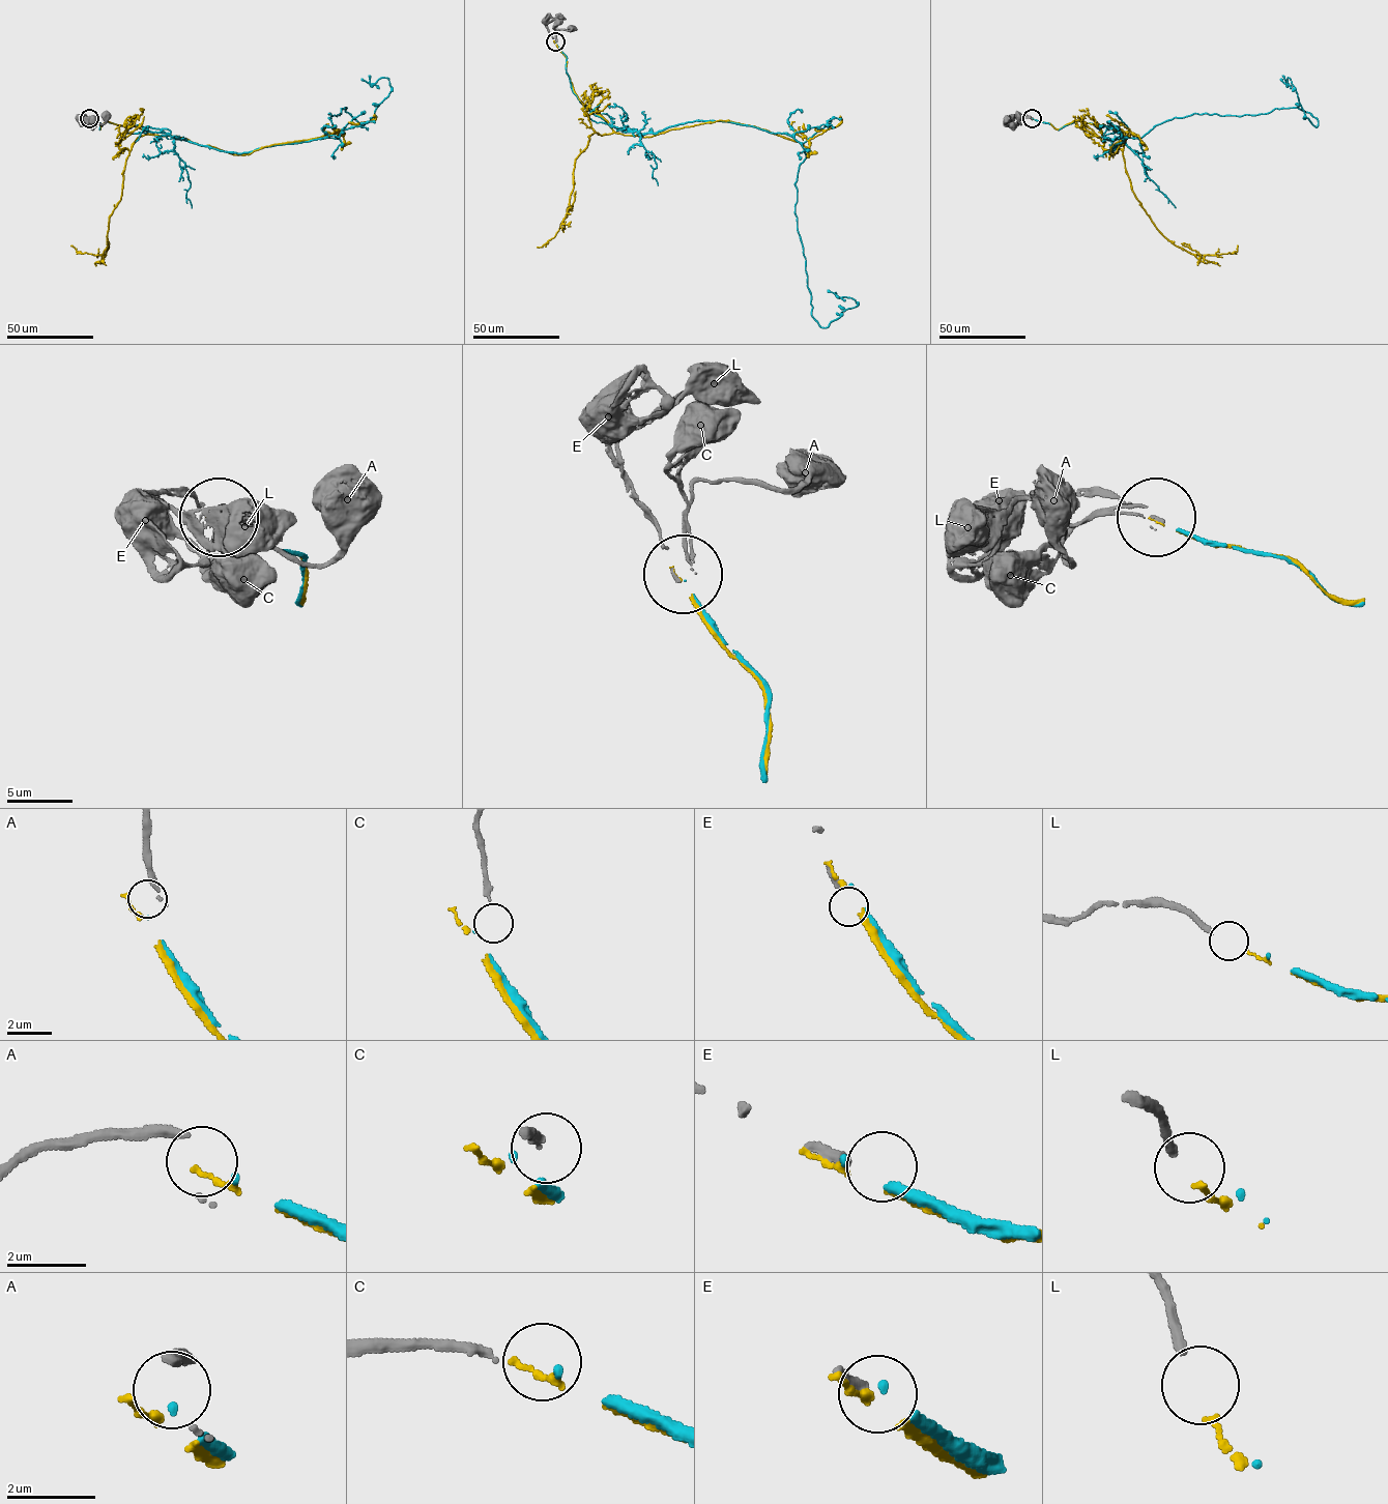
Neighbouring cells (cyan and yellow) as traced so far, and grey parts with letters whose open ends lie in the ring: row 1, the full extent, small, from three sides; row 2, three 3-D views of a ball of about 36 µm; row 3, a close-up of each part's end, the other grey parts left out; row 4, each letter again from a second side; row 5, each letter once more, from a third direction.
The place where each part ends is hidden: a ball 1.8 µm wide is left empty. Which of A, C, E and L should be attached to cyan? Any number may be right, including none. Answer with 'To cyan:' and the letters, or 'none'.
To cyan: A

